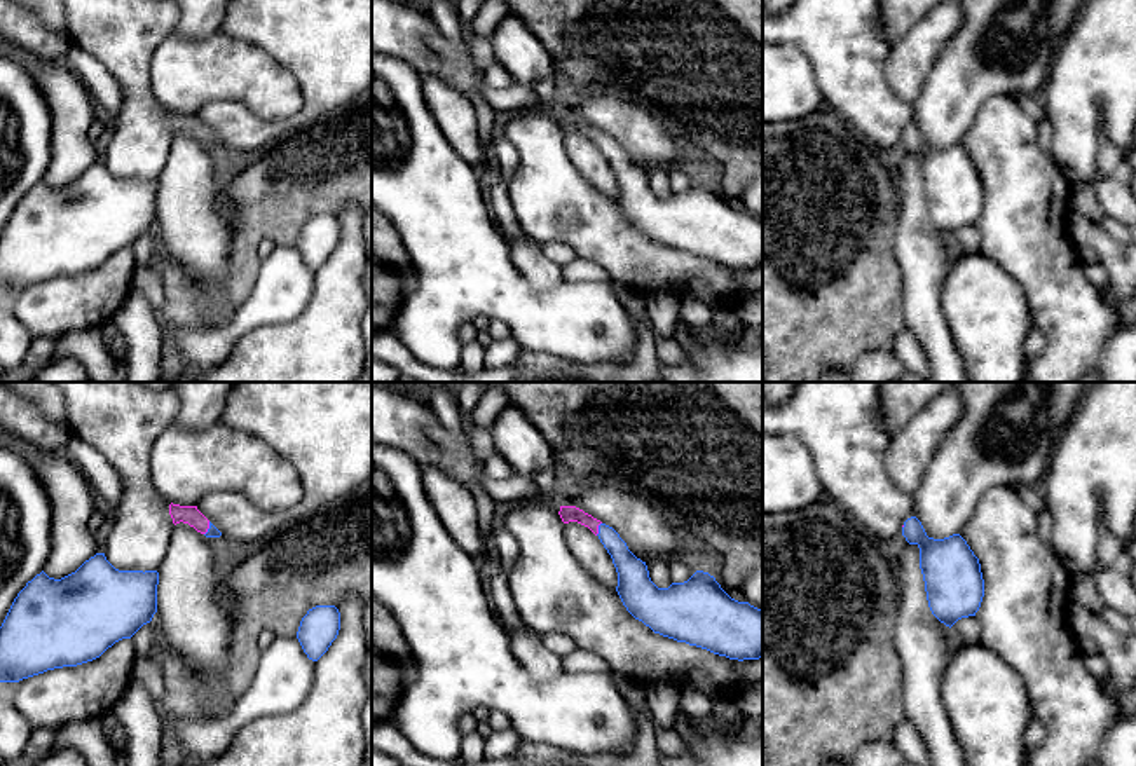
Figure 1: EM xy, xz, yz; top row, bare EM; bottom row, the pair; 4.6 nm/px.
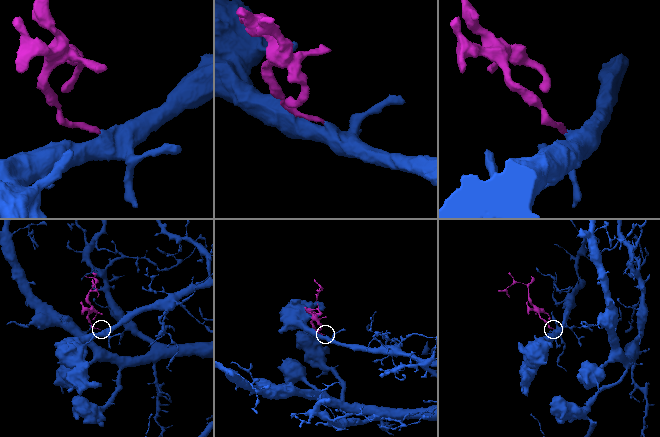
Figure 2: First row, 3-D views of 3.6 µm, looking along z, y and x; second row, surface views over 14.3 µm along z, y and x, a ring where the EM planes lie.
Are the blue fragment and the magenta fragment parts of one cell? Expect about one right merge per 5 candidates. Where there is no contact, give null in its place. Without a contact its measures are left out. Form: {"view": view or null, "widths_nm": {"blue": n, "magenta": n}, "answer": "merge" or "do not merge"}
{"view": "xz", "widths_nm": {"blue": 140, "magenta": 80}, "answer": "merge"}

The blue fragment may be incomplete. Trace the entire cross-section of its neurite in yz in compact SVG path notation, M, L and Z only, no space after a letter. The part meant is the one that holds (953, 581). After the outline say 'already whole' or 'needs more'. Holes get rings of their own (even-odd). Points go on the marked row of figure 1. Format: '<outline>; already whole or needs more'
M911 516L902 536L920 548L920 569L932 614L953 626L958 619L975 616L984 597L979 558L960 534L944 539L928 537L921 522Z; already whole

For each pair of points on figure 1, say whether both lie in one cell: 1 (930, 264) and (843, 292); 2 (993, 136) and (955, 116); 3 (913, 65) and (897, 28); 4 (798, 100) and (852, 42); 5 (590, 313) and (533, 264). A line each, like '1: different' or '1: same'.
1: different
2: different
3: different
4: different
5: different

